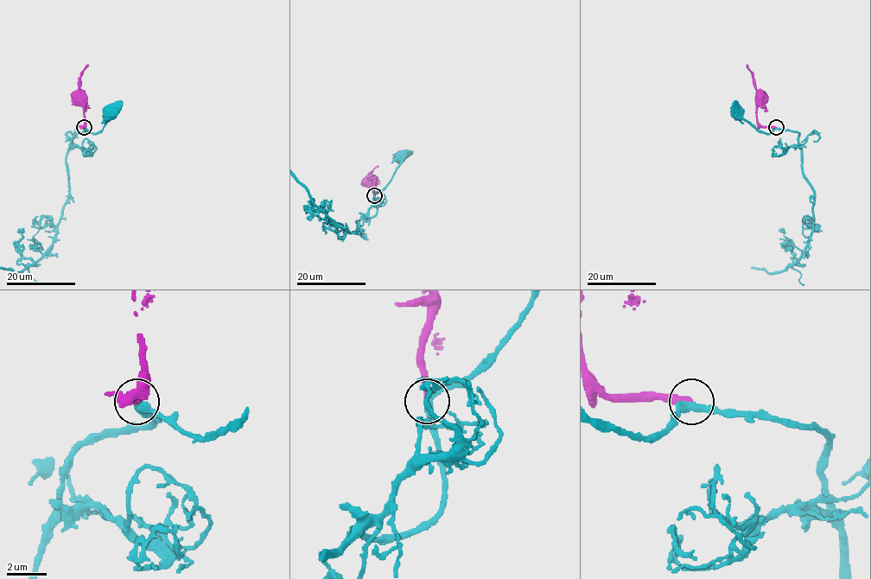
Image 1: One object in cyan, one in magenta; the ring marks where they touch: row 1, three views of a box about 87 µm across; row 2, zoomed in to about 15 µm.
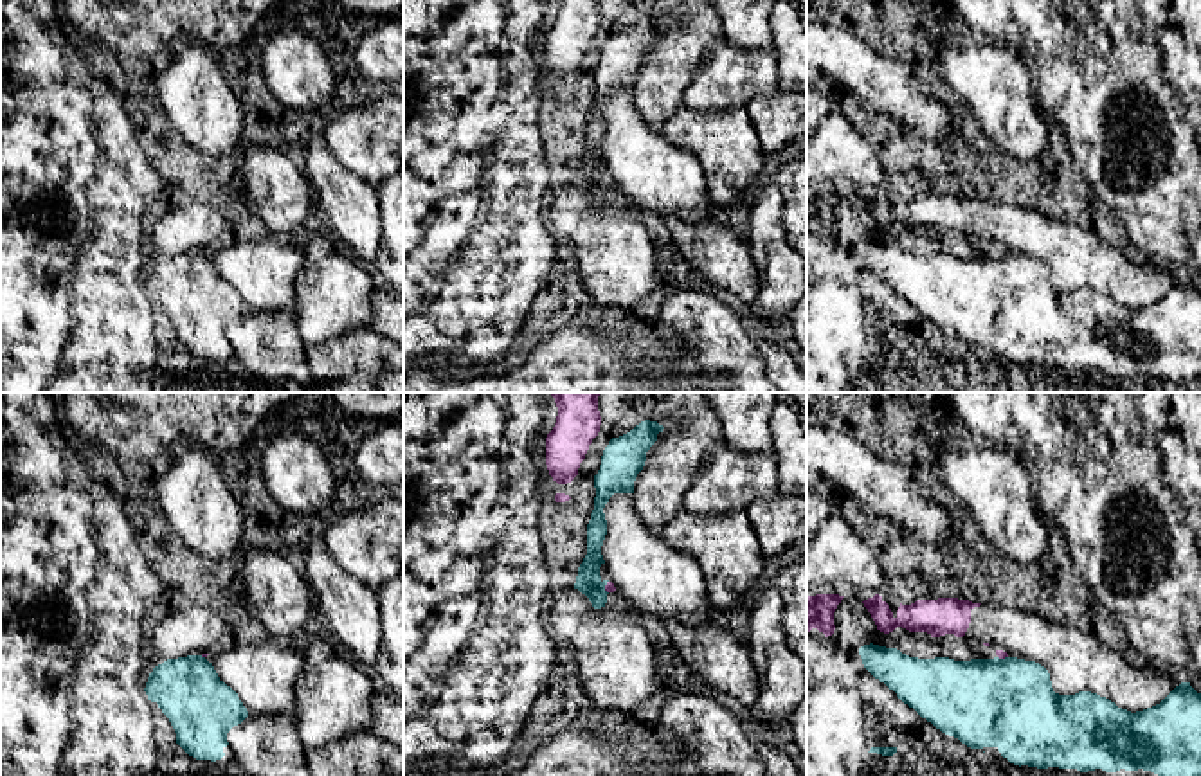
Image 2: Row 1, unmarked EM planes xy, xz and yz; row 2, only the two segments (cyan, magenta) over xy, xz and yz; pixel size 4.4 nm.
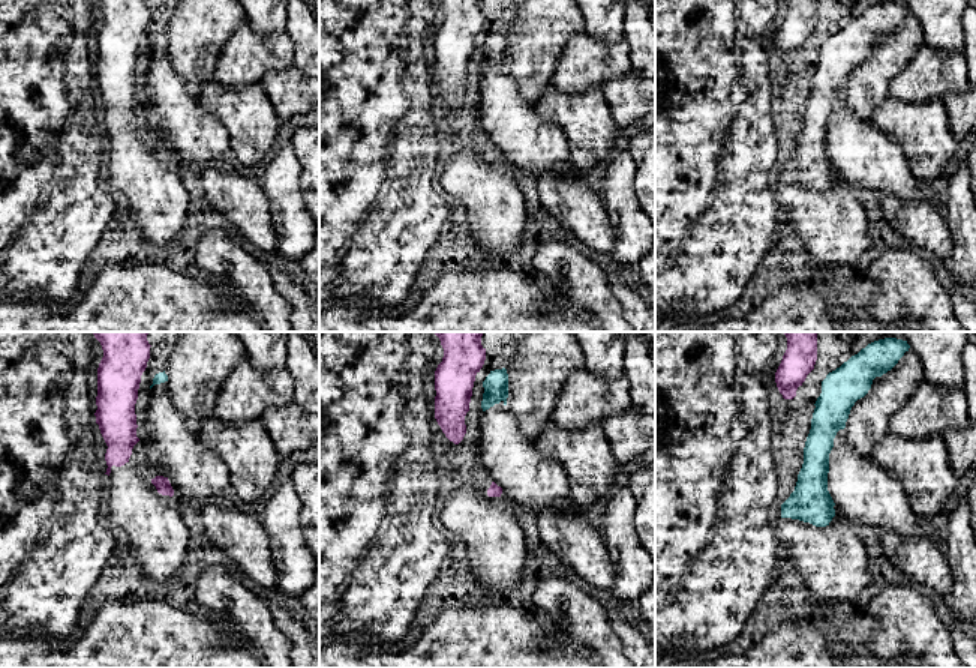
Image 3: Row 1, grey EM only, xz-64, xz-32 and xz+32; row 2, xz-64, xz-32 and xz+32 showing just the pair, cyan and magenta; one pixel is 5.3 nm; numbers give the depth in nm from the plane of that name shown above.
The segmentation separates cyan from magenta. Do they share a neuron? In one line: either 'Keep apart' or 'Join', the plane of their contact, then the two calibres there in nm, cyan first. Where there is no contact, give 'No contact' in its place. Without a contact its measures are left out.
Keep apart. Touches cyan in xz. Thickness 110 nm (cyan) against 50 nm

